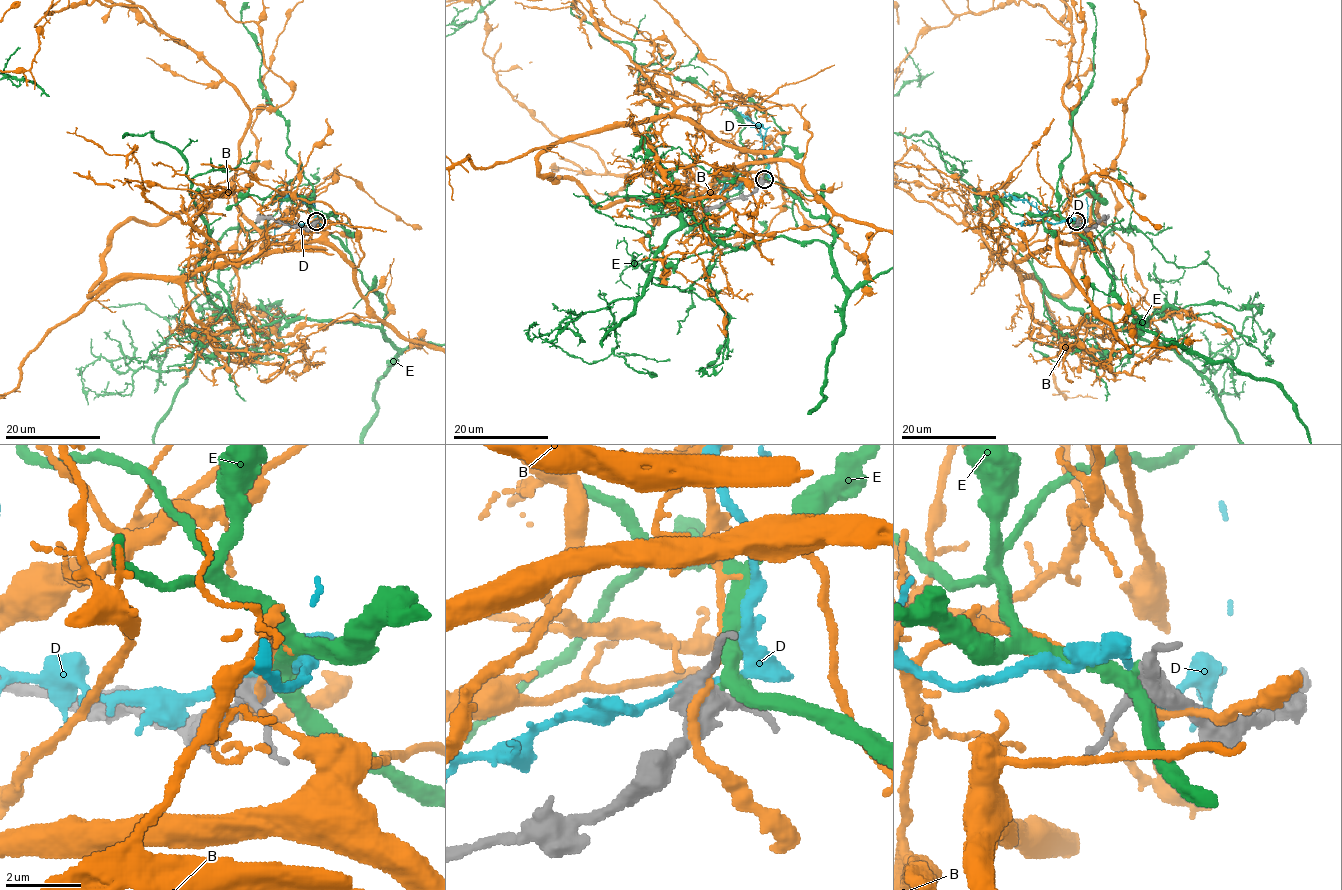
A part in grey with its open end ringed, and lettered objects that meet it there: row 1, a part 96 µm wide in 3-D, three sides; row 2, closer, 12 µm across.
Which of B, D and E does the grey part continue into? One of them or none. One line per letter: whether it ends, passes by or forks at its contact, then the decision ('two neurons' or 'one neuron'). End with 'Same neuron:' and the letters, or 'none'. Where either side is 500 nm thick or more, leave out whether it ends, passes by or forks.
B: two neurons
D: two neurons
E: it passes by; one neuron
Same neuron: E

